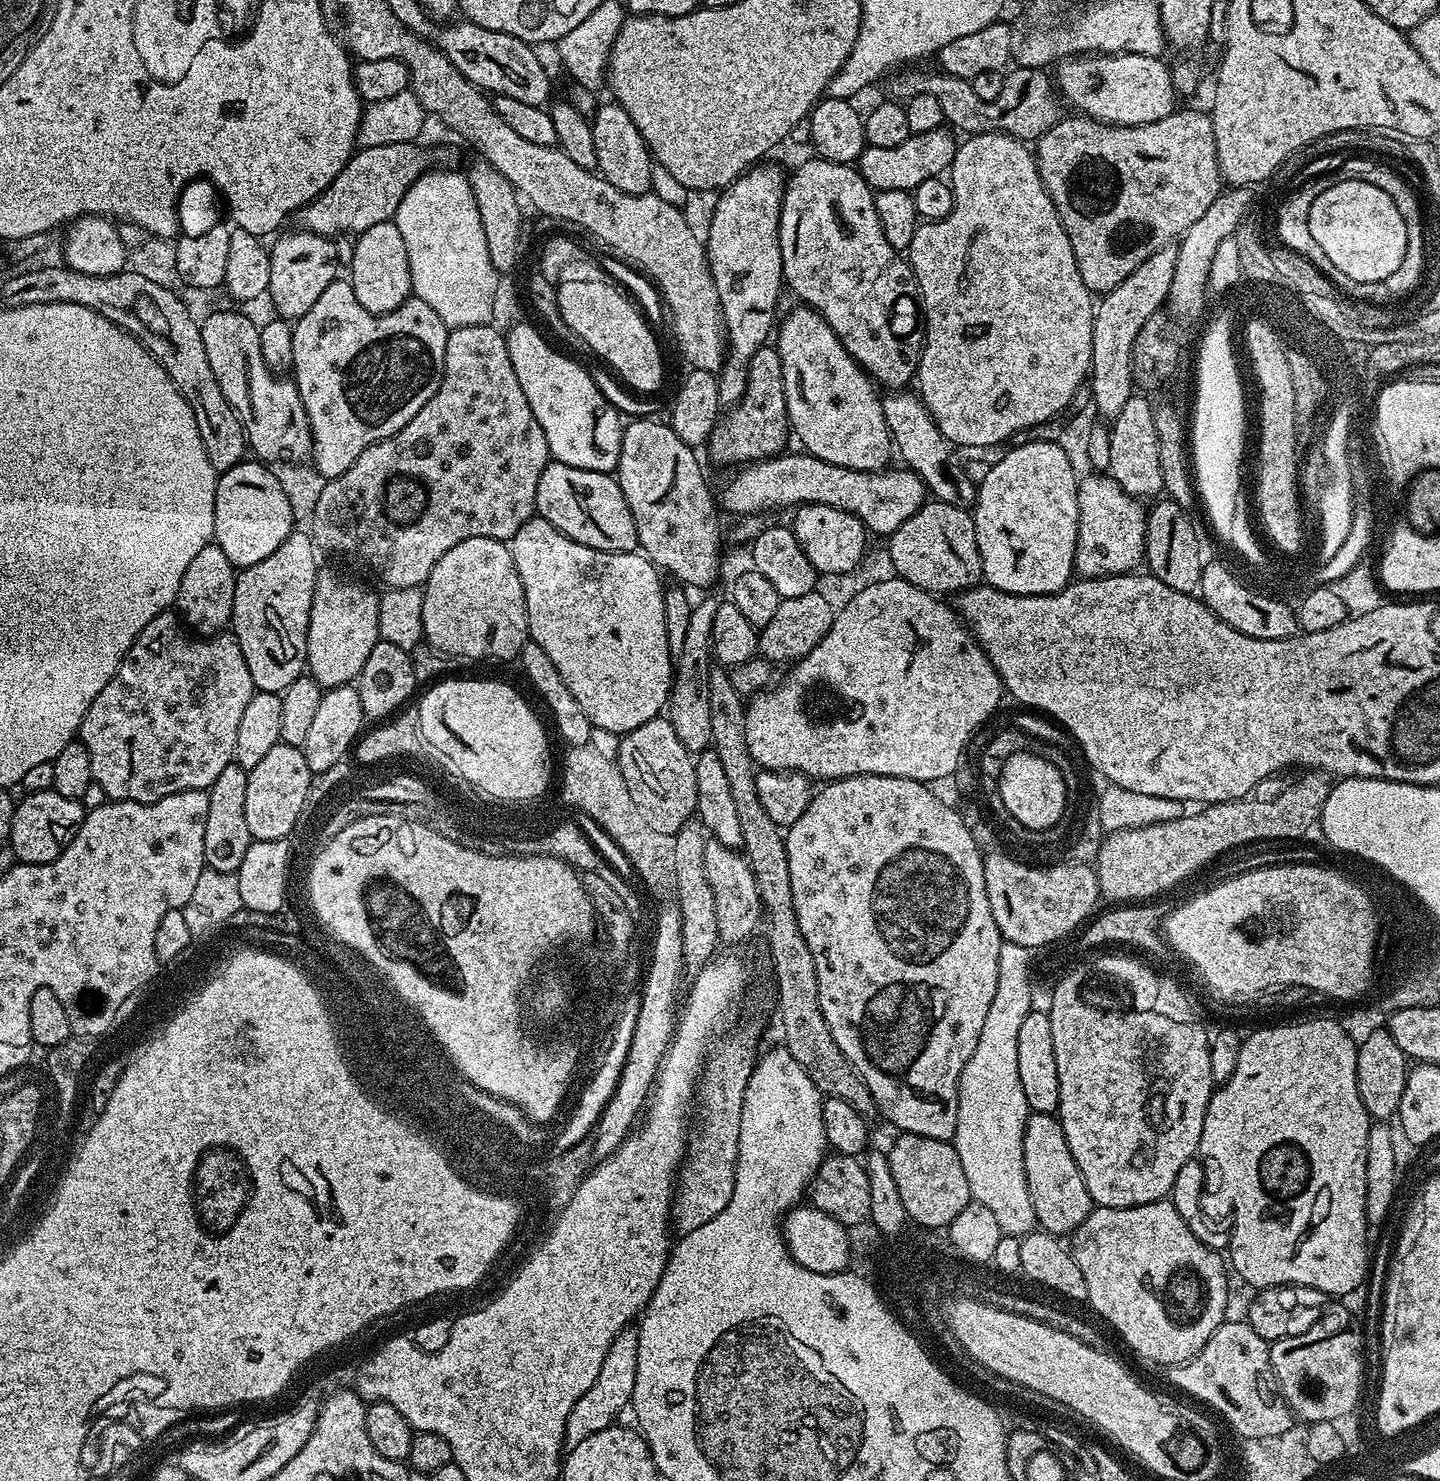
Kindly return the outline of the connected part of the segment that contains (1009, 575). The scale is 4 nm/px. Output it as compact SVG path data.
M1055 439L1050 440L1032 440L1029 444L1020 444L1017 448L1012 448L999 461L993 463L989 476L978 485L976 490L976 501L971 509L972 521L976 527L976 537L978 538L978 554L982 554L982 570L984 571L984 580L991 587L998 589L1006 594L1015 596L1045 596L1054 594L1068 587L1073 579L1076 570L1076 543L1078 542L1078 475L1071 468L1070 459L1062 450Z

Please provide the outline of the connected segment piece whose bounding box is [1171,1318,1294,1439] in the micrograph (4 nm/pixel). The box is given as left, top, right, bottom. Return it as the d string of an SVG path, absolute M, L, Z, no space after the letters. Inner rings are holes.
M1225 1319L1210 1334L1210 1342L1185 1364L1171 1369L1172 1384L1188 1396L1209 1404L1243 1439L1281 1436L1294 1424L1294 1413L1280 1395L1272 1373L1269 1341L1263 1340L1243 1319Z

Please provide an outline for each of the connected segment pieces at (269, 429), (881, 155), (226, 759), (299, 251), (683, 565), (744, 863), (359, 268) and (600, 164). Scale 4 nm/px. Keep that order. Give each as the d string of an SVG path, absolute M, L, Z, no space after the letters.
M212 312L200 324L214 379L244 423L251 455L261 462L304 462L312 455L312 431L295 379L283 380L262 358L260 328L240 312Z
M947 127L926 134L911 135L902 146L889 148L865 147L858 161L858 171L869 188L876 192L886 190L913 190L926 179L943 177L944 171L951 169L956 162L958 140Z
M166 611L155 616L150 622L146 622L146 630L142 630L138 638L134 638L114 678L110 678L110 682L102 686L98 698L90 702L90 710L86 710L86 718L82 718L78 739L86 746L86 754L90 754L92 779L102 786L105 797L109 801L129 800L139 804L153 804L170 794L211 788L214 778L218 778L218 774L222 774L222 770L226 770L226 766L233 763L234 742L238 742L238 726L242 722L242 713L246 711L250 698L258 691L254 686L254 678L250 678L250 666L246 666L246 658L242 658L242 646L238 646L235 636L212 634L205 638L200 634L193 634L179 619L173 616L172 620L172 616L171 611Z
M295 230L285 236L275 237L276 245L269 251L270 280L266 293L276 307L275 315L289 322L300 319L314 302L318 302L322 290L330 286L330 282L338 279L338 265L335 258L335 246L327 236L319 236L307 230Z
M657 418L636 420L624 429L620 461L616 463L614 473L626 498L626 506L630 506L630 514L634 514L639 551L647 556L657 569L677 576L681 580L677 581L689 589L708 588L721 579L722 532L720 536L720 520L716 517L718 504L714 499L714 492L708 489L708 480L700 469L700 460L696 455L689 444L682 442L682 438L674 434L672 425L664 425Z
M709 839L702 850L702 862L706 866L706 882L714 894L714 914L718 920L718 934L726 945L740 944L743 940L753 939L752 931L762 924L762 907L755 874L743 851L722 846L718 841Z
M392 220L378 222L378 226L370 226L370 230L357 235L350 271L354 298L358 298L358 302L362 302L362 306L366 306L366 310L371 312L393 312L413 295L412 271L406 254L406 242L402 242L402 233Z
M604 102L599 105L590 123L594 134L594 152L599 175L603 176L606 182L610 182L614 190L622 190L622 194L641 196L652 192L654 188L652 152L648 149L642 134L638 134L638 126L634 126L630 114L626 114L626 110L622 110L622 106L618 103Z

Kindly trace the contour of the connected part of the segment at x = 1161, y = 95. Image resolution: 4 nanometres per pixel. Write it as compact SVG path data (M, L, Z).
M1118 52L1115 54L1096 54L1086 55L1079 58L1069 58L1060 61L1054 72L1054 83L1063 99L1073 104L1077 113L1083 114L1093 120L1100 120L1103 124L1117 124L1118 126L1138 126L1139 124L1149 124L1158 122L1166 118L1177 107L1178 95L1174 85L1172 85L1172 68L1163 64L1160 56L1147 56L1146 54L1130 54L1129 52Z

